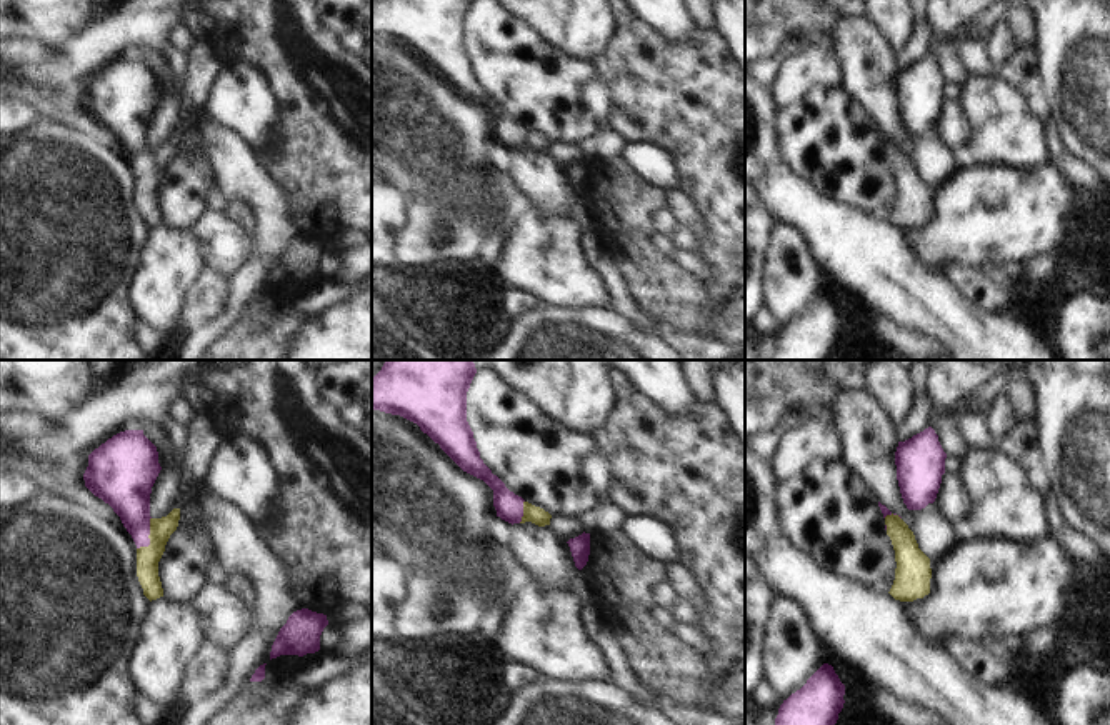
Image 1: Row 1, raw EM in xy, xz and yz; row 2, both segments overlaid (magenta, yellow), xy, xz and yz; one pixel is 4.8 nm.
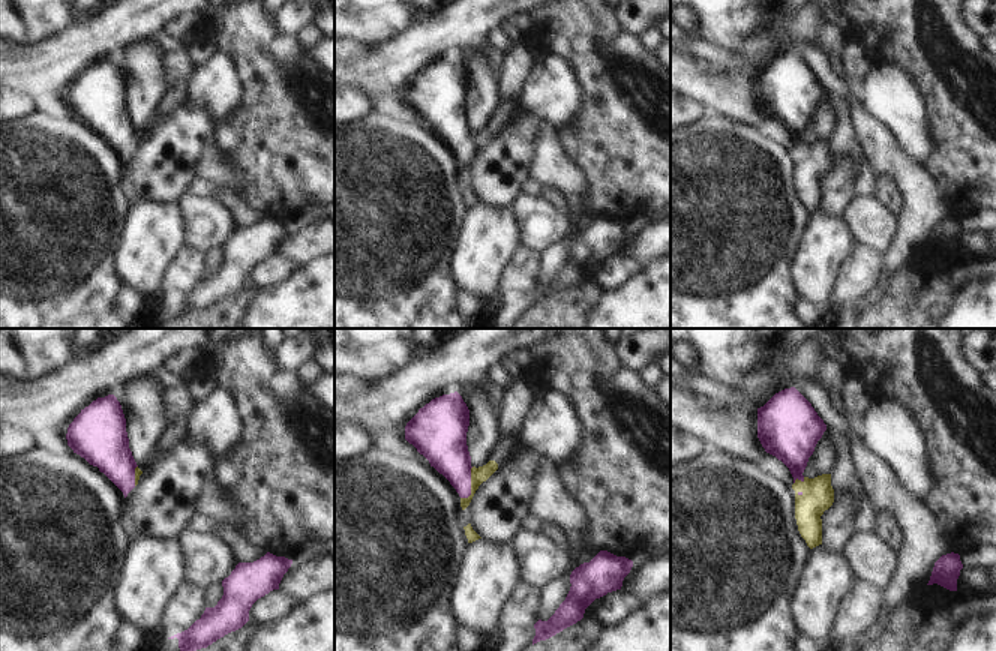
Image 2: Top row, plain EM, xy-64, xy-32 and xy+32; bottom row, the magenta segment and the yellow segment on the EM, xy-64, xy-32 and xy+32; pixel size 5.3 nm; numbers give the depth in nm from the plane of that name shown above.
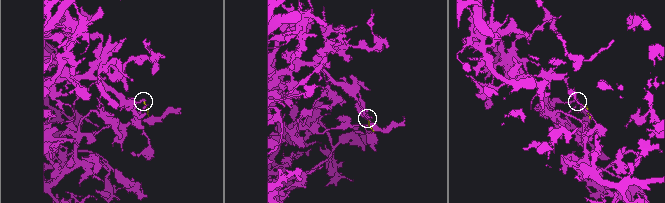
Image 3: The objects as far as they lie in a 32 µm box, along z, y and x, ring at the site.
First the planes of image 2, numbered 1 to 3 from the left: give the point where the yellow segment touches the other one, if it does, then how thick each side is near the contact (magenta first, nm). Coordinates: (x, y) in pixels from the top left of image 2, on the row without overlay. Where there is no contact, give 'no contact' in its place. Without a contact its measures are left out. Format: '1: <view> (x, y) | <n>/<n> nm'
1: xy-64 (134, 140) | 280/40 nm
2: xy-32 (470, 149) | 240/90 nm
3: xy+32 (798, 143) | 300/180 nm

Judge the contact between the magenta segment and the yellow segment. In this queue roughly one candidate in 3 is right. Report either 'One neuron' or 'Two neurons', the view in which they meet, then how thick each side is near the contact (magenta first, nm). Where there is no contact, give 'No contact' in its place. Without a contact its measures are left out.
One neuron. Touches magenta in xy. Thickness 220 nm (magenta) against 110 nm.

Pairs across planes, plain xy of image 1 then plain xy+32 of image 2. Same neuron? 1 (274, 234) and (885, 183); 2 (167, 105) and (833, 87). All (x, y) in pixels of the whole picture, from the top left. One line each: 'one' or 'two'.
1: two
2: two

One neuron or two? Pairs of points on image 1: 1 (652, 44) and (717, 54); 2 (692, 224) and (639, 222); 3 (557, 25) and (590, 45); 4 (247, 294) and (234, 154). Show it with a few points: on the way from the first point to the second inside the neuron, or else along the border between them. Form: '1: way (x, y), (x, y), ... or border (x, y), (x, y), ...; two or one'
1: way (669, 54), (700, 54); one
2: border (665, 190), (667, 209); two
3: way (565, 25), (570, 25), (582, 37); one
4: way (265, 259), (269, 252), (269, 202), (257, 189); one

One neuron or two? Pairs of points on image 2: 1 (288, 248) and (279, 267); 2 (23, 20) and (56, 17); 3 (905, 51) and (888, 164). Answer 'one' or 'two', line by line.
1: two
2: one
3: two

